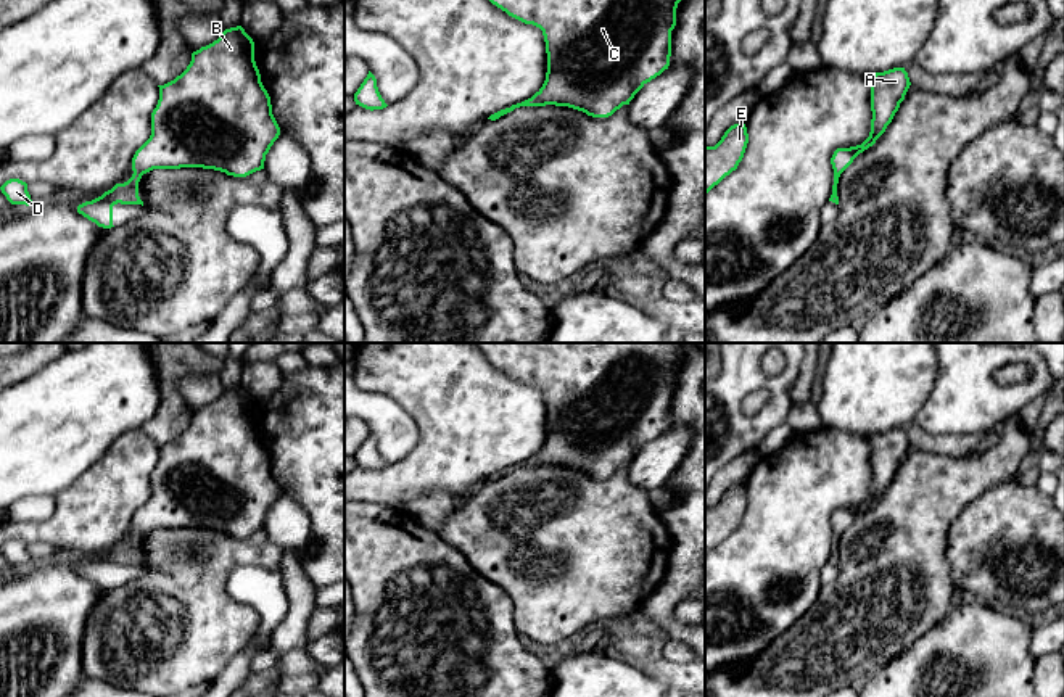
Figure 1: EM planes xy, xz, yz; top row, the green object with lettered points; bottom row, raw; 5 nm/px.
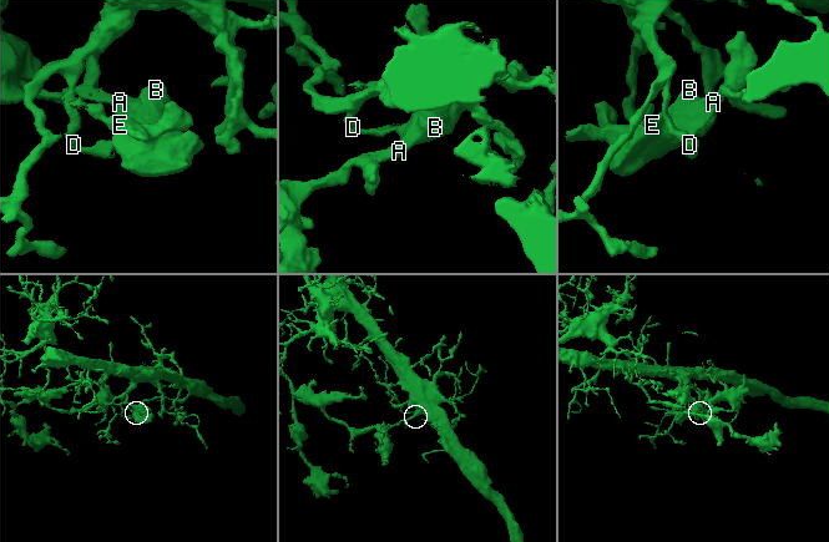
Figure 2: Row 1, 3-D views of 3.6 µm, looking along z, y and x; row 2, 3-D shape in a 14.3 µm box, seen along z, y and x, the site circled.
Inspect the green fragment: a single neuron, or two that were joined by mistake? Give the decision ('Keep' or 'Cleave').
Cleave

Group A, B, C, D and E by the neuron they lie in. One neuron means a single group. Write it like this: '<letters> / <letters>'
A B C E / D

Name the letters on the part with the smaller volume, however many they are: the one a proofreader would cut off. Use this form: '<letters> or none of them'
A, B, C, E

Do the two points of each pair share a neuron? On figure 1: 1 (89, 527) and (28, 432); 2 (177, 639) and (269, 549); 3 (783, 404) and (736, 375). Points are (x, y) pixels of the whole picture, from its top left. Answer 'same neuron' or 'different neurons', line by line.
1: different neurons
2: same neuron
3: same neuron

